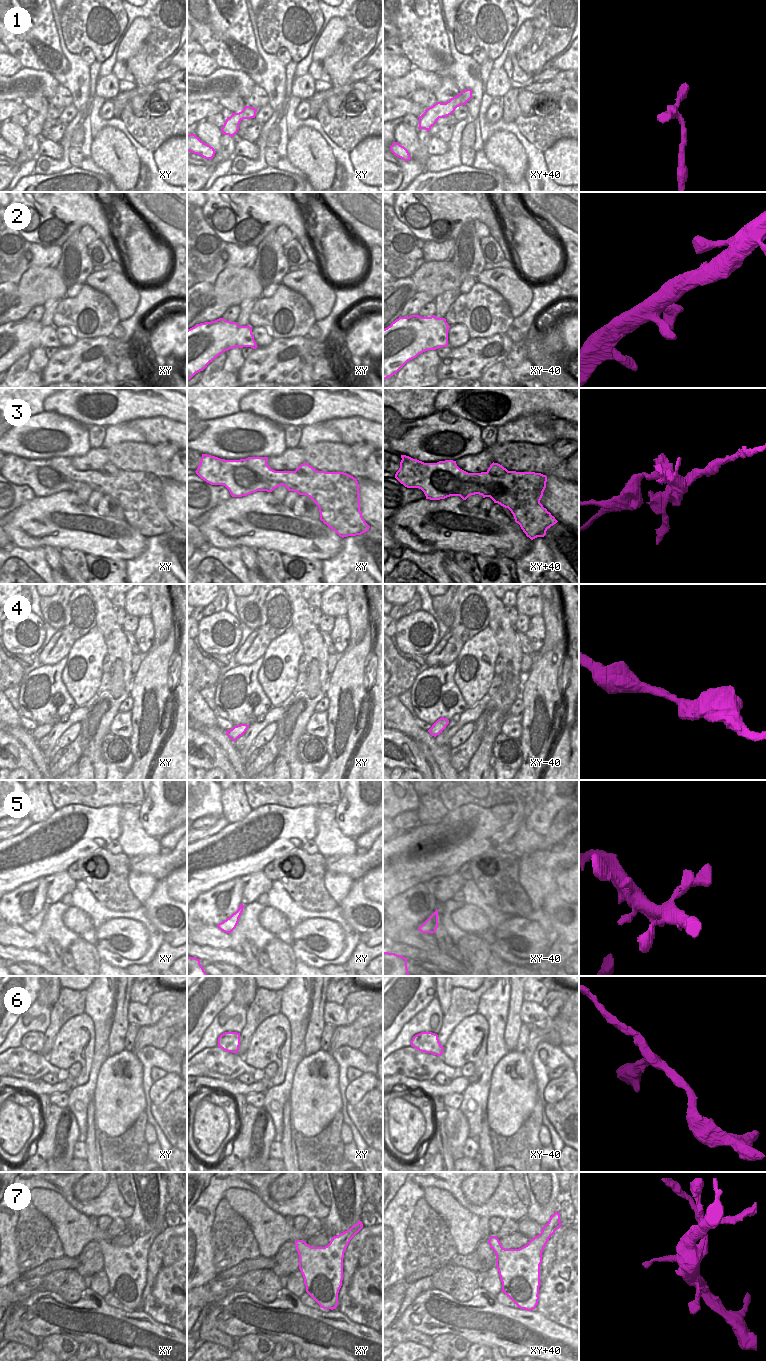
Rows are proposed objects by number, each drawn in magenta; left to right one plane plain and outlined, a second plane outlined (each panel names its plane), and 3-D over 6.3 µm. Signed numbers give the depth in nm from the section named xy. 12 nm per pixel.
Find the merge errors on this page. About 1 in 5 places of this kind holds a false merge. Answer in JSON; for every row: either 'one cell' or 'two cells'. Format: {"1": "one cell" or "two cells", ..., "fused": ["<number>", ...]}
{"1": "one cell", "2": "one cell", "3": "two cells", "4": "one cell", "5": "one cell", "6": "one cell", "7": "one cell", "fused": ["3"]}

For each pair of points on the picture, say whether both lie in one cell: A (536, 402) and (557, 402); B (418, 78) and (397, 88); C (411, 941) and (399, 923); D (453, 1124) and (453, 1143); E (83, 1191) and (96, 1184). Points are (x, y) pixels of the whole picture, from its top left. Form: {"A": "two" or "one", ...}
{"A": "one", "B": "one", "C": "two", "D": "one", "E": "one"}

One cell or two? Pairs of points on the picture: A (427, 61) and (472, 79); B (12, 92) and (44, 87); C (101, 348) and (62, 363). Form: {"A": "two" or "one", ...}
{"A": "two", "B": "one", "C": "one"}

